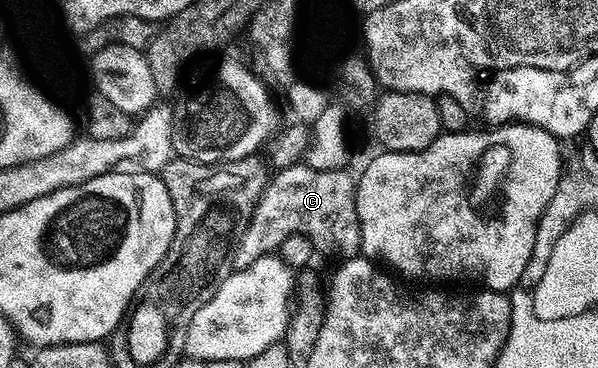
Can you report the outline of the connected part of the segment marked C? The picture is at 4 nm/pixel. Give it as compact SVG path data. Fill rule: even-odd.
M301 162L281 168L269 179L256 204L248 228L236 245L237 269L275 253L291 236L305 236L317 253L351 258L361 251L360 223L356 209L357 181L348 170L316 170Z

